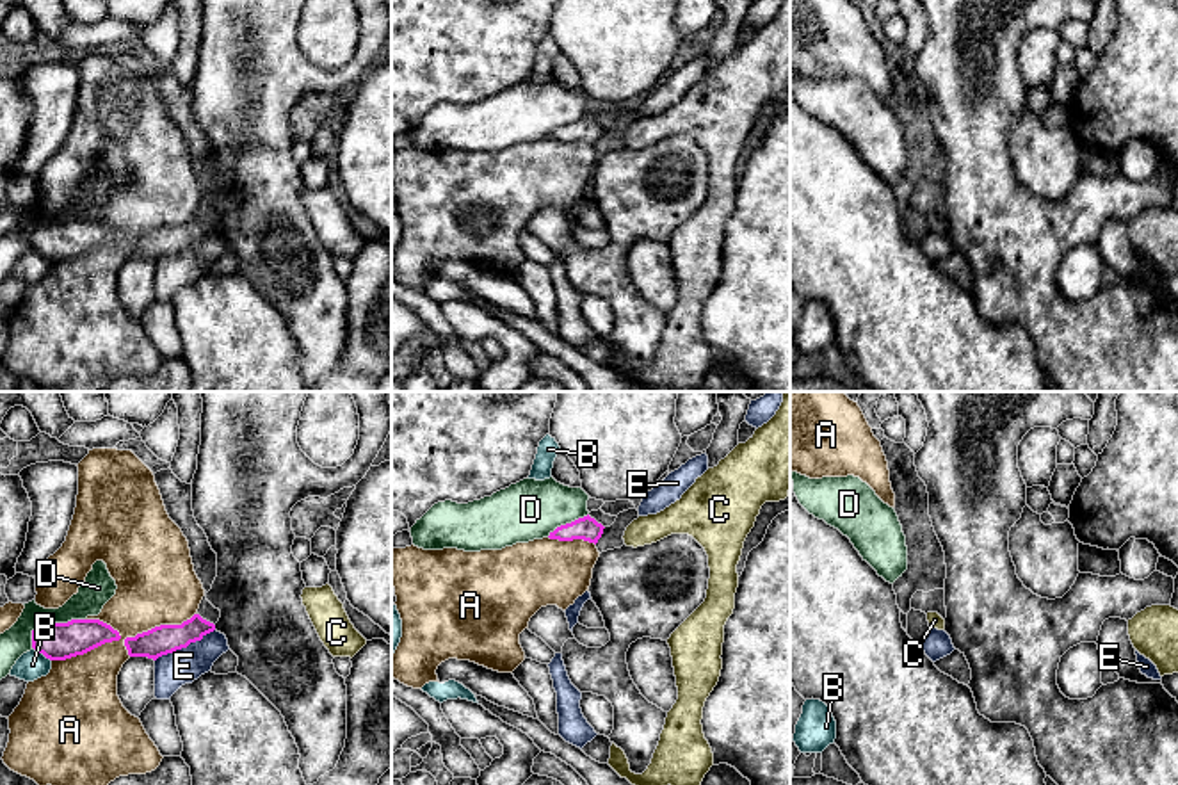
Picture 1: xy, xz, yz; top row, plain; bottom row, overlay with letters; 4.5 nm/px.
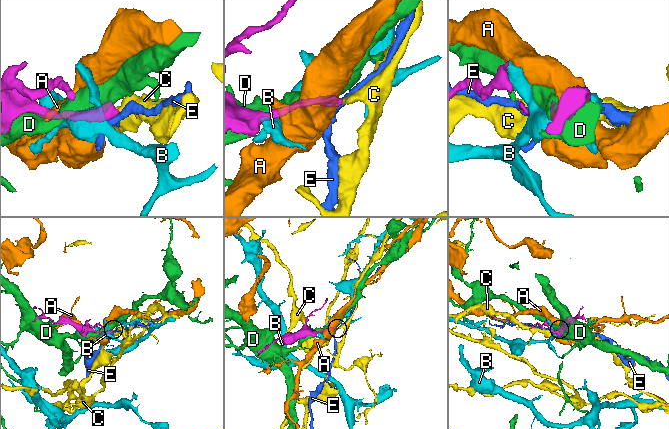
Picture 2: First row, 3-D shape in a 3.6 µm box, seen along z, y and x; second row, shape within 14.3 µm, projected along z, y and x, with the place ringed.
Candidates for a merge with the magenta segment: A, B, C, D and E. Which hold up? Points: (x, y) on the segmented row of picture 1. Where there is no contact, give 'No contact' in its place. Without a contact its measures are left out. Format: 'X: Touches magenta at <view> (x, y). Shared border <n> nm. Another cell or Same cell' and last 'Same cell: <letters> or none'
A: Touches magenta at xy (125, 639). Shared border 700 nm. Another cell
B: Touches magenta at xy (43, 654). Shared border 100 nm. Another cell
C: No contact. Same cell
D: Touches magenta at xy (50, 623). Shared border 280 nm. Another cell
E: Touches magenta at xy (184, 647). Shared border 300 nm. Another cell
Same cell: C

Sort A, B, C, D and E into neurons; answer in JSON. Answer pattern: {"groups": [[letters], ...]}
{"groups": [["A"], ["B"], ["C"], ["D"], ["E"]]}

